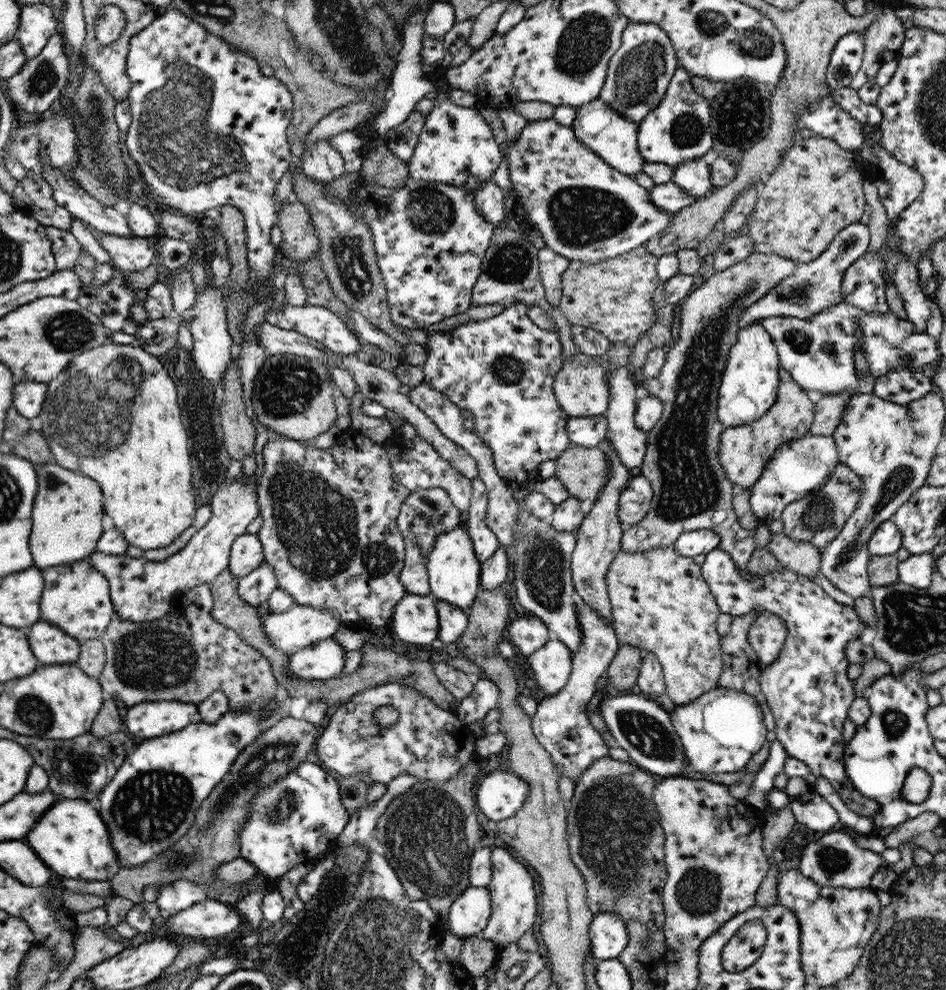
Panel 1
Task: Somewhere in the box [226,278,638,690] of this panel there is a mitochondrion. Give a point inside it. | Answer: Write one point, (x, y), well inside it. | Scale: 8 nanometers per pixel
(316, 527)

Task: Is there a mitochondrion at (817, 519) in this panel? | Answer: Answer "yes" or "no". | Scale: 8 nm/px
yes

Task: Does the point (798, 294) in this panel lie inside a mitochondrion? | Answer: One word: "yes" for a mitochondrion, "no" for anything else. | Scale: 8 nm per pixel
yes

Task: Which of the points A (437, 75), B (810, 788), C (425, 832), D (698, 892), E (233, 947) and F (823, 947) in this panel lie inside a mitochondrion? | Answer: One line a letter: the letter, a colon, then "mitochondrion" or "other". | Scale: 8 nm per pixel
A: other
B: other
C: mitochondrion
D: mitochondrion
E: other
F: other

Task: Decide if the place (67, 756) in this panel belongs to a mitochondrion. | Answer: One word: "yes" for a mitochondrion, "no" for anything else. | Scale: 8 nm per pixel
yes

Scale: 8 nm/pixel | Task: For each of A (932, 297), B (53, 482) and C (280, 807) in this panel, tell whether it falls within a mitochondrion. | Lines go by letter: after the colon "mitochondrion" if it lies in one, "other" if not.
A: other
B: mitochondrion
C: mitochondrion

